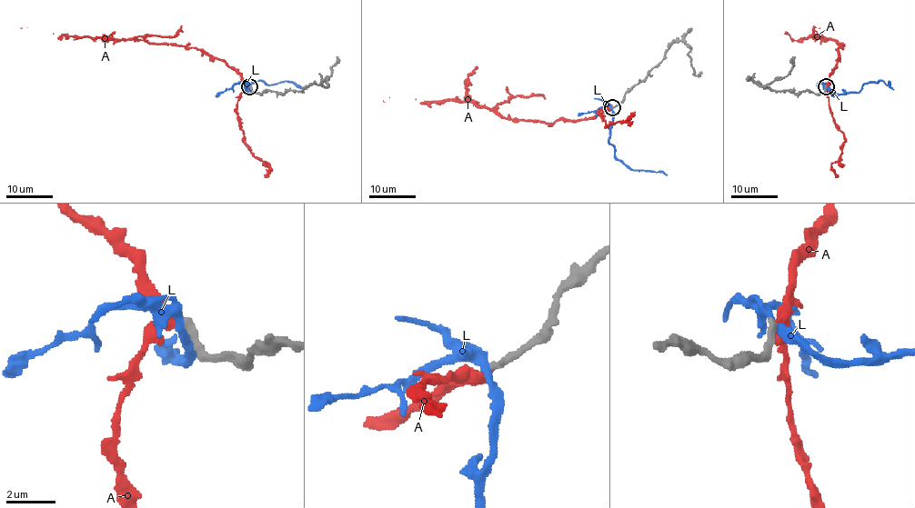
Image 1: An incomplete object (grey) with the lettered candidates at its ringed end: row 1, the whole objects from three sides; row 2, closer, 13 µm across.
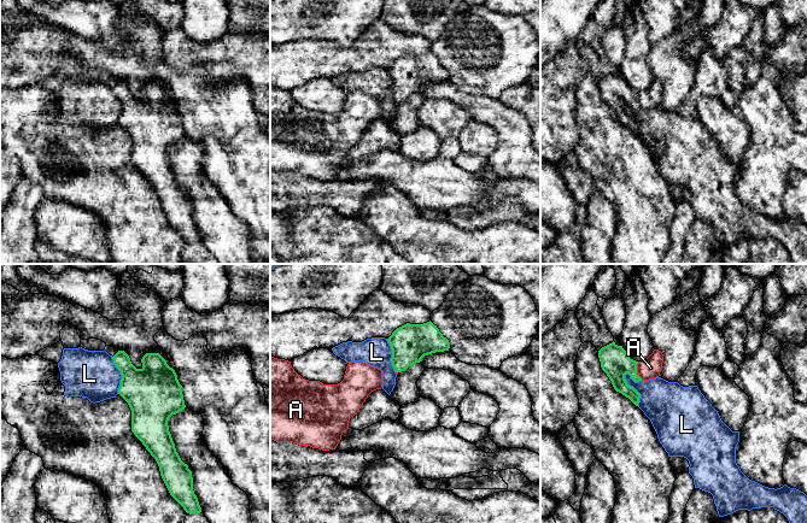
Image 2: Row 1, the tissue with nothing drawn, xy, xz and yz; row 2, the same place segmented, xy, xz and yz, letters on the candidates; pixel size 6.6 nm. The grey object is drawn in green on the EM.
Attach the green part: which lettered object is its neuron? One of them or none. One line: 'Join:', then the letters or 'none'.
Join: A

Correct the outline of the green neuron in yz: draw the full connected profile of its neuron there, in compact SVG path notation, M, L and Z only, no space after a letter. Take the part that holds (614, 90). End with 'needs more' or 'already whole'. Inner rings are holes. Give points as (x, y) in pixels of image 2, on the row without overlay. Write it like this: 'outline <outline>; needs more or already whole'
outline M614 71L598 81L602 100L607 104L614 119L628 128L638 136L641 124L627 114L625 105L628 104L635 112L649 111L660 106L663 84L659 80L643 92L636 92L628 87L622 76Z; needs more

